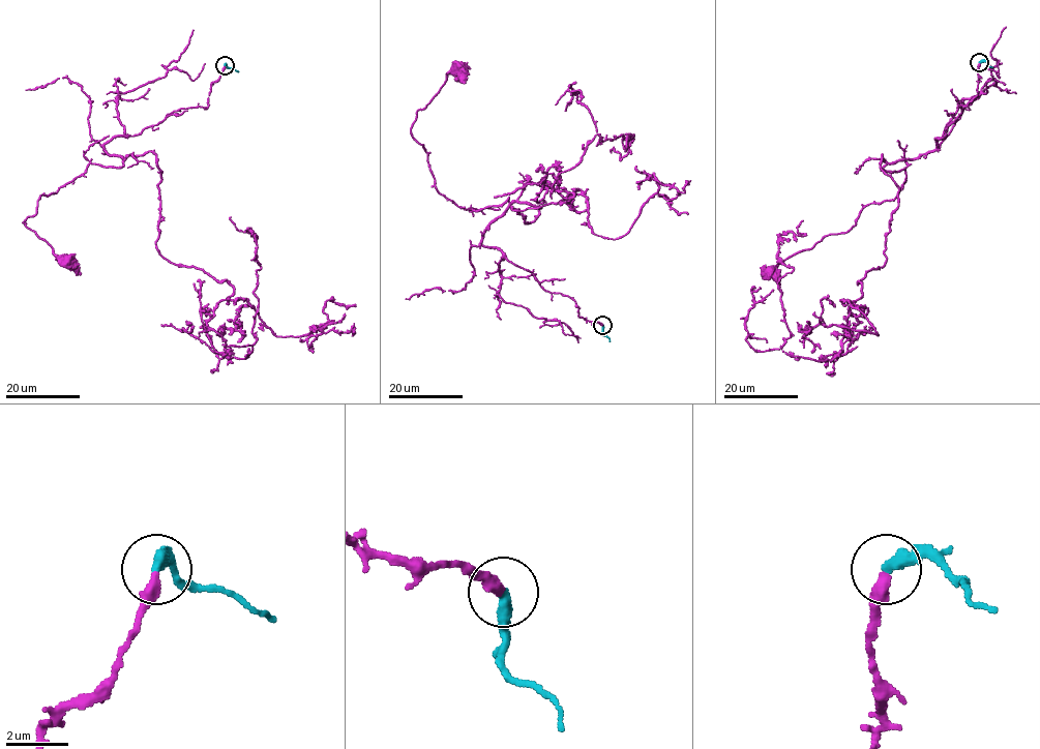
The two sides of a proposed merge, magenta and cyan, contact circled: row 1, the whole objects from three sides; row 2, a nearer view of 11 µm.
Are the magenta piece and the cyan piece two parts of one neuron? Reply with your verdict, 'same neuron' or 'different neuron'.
same neuron

